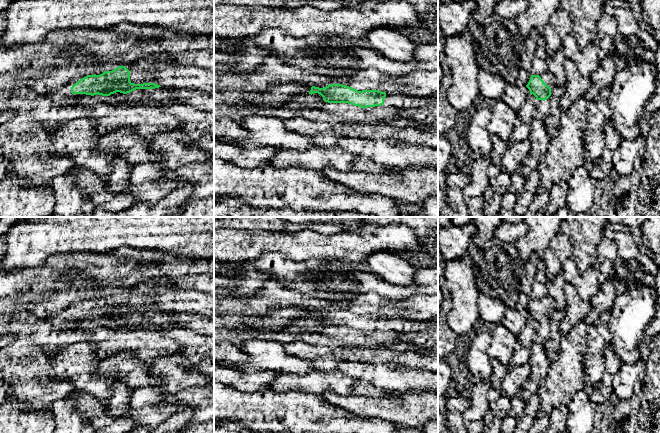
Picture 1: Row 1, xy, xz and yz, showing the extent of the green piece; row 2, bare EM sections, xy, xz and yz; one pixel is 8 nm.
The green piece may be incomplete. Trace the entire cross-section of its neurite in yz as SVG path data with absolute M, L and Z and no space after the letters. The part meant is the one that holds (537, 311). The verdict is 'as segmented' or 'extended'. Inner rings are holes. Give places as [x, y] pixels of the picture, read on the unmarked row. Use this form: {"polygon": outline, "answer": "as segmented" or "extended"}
{"polygon": "M550 296L542 299L530 299L526 311L530 319L537 325L533 342L544 344L550 336L551 313L555 310L555 301Z", "answer": "extended"}

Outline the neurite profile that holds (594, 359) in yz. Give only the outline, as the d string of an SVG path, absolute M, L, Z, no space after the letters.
M604 313L595 324L587 326L588 349L584 356L584 379L590 388L597 385L604 372L603 349L611 341L608 319L609 314Z

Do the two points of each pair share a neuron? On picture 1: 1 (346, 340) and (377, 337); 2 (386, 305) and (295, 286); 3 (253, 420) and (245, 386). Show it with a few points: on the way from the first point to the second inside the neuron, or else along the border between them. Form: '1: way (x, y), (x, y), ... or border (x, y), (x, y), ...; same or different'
1: way (354, 340), (369, 340); same
2: border (378, 293), (361, 293), (349, 302); different
3: border (224, 384), (243, 391), (257, 391), (264, 387); different

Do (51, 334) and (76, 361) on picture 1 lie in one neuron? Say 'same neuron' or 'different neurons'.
different neurons

